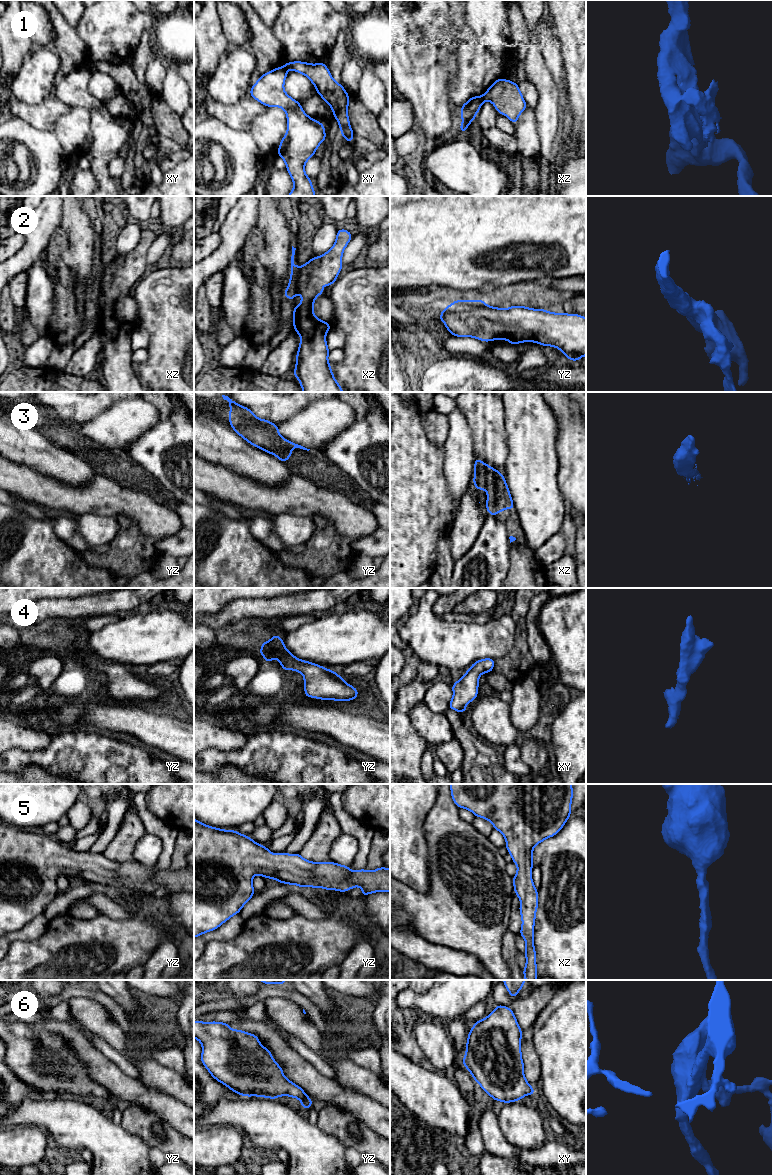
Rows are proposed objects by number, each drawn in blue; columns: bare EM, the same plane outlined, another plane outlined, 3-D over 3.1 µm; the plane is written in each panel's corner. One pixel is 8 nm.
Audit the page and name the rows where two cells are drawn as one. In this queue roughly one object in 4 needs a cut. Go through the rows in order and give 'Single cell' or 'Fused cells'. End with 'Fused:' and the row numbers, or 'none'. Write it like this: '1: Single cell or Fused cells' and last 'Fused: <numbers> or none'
1: Fused cells
2: Single cell
3: Single cell
4: Single cell
5: Single cell
6: Single cell
Fused: 1

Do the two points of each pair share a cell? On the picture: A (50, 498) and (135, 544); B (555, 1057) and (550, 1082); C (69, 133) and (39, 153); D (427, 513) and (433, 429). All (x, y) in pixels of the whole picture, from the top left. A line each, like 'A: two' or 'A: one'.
A: two
B: one
C: two
D: two

